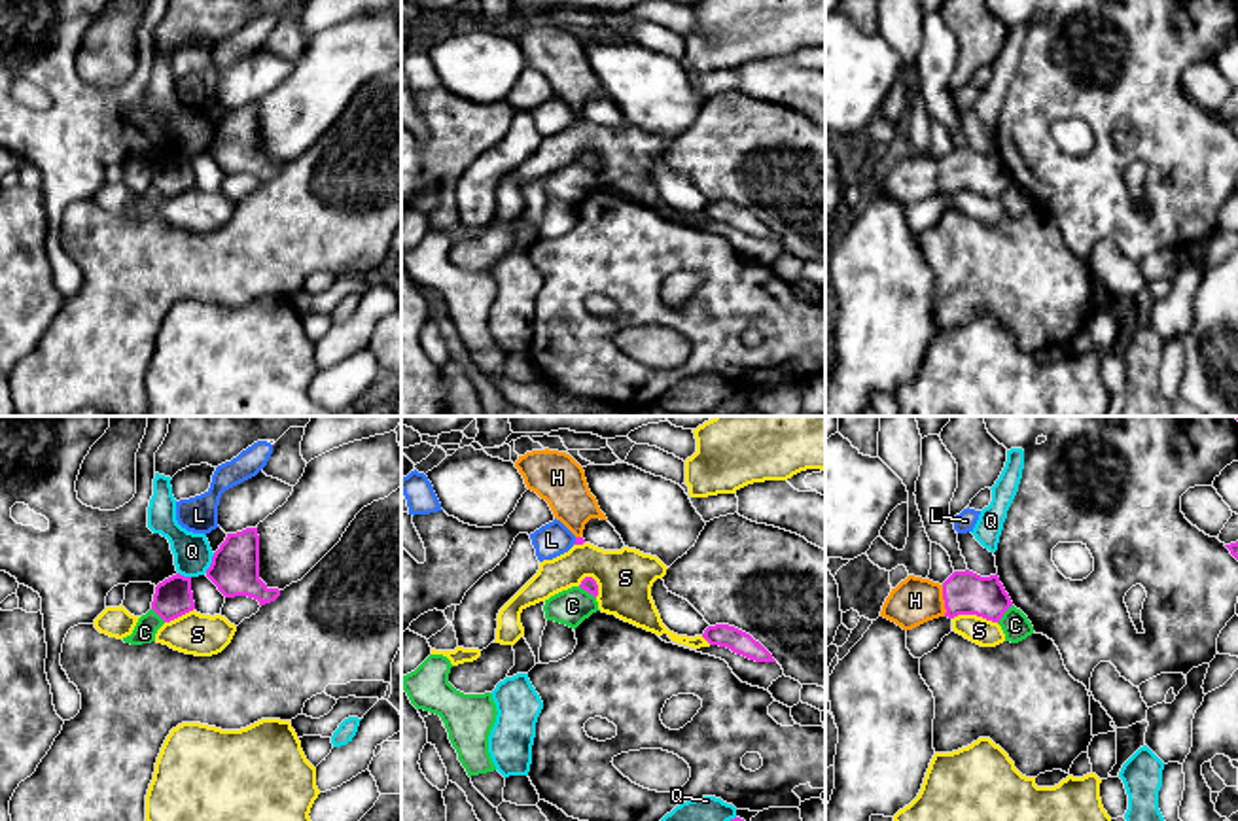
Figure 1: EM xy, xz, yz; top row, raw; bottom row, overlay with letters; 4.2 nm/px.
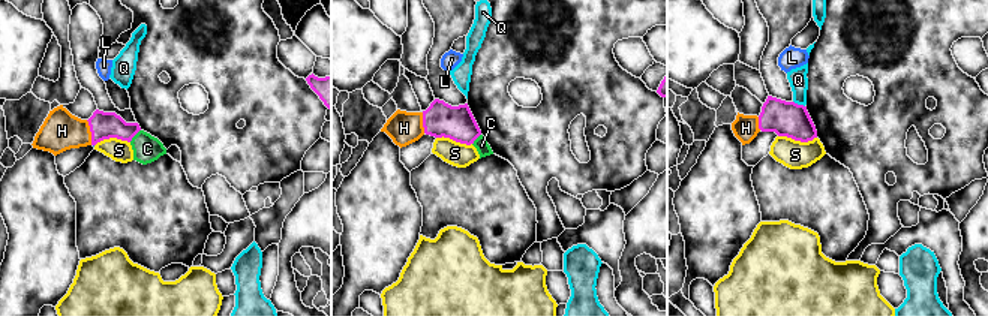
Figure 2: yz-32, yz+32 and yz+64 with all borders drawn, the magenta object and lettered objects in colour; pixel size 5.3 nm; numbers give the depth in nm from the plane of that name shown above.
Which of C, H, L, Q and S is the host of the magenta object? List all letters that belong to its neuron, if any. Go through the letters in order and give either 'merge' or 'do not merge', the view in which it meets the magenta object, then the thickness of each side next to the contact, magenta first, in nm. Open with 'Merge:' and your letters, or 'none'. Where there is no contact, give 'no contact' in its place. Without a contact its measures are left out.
Merge: H
C: do not merge; meets magenta in yz; 190 nm thick on the magenta side, 120 nm on the other
H: merge; meets magenta in yz; 190 nm thick on the magenta side, 200 nm on the other
L: do not merge; meets magenta in xz; 30 nm thick on the magenta side, 140 nm on the other
Q: do not merge; meets magenta in xy; 200 nm thick on the magenta side, 160 nm on the other
S: do not merge; meets magenta in yz; 190 nm thick on the magenta side, 120 nm on the other

